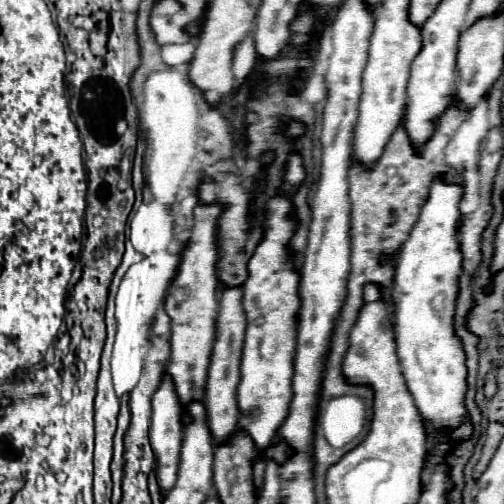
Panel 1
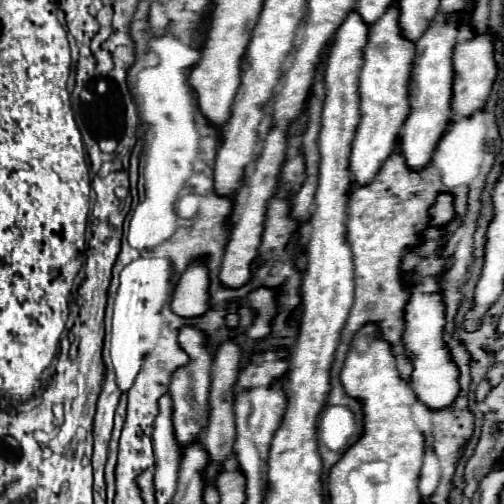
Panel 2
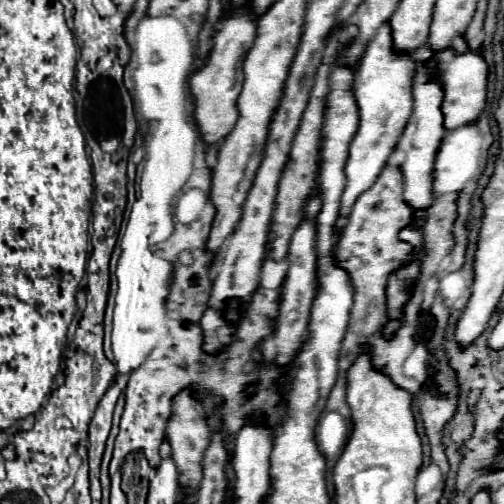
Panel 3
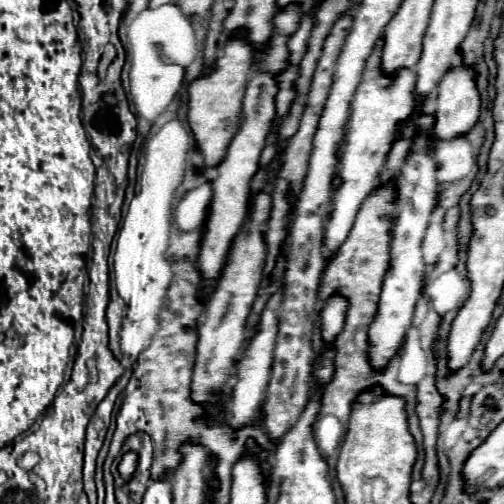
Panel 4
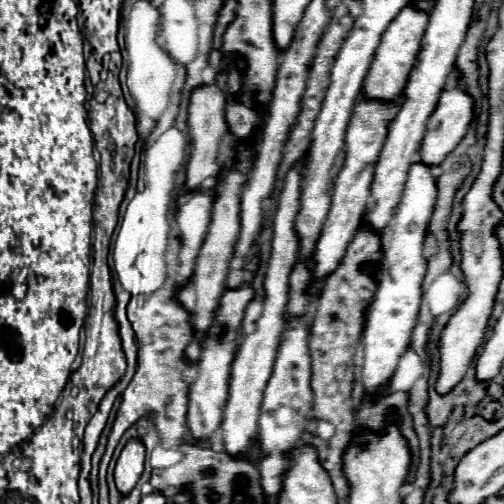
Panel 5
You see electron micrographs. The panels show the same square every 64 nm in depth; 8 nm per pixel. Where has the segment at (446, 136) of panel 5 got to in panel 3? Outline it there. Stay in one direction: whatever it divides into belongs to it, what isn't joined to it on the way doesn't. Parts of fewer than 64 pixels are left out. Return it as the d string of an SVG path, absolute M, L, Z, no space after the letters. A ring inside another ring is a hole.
M466 48L462 52L444 54L444 126L448 130L470 124L482 114L488 96L488 74L490 68L482 56L482 48Z

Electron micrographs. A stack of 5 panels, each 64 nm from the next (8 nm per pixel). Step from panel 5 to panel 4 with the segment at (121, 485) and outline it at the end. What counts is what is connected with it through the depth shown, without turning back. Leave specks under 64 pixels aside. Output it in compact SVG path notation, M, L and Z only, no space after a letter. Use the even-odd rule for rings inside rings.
M128 452L128 454L124 454L124 458L120 462L120 472L124 476L130 476L134 470L136 470L136 454L134 452Z

